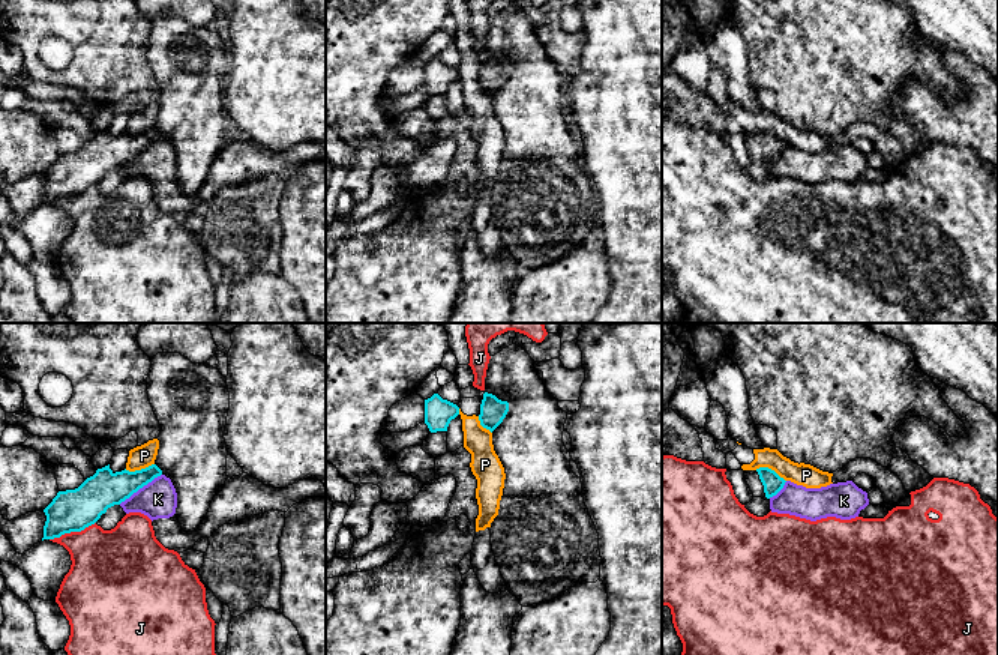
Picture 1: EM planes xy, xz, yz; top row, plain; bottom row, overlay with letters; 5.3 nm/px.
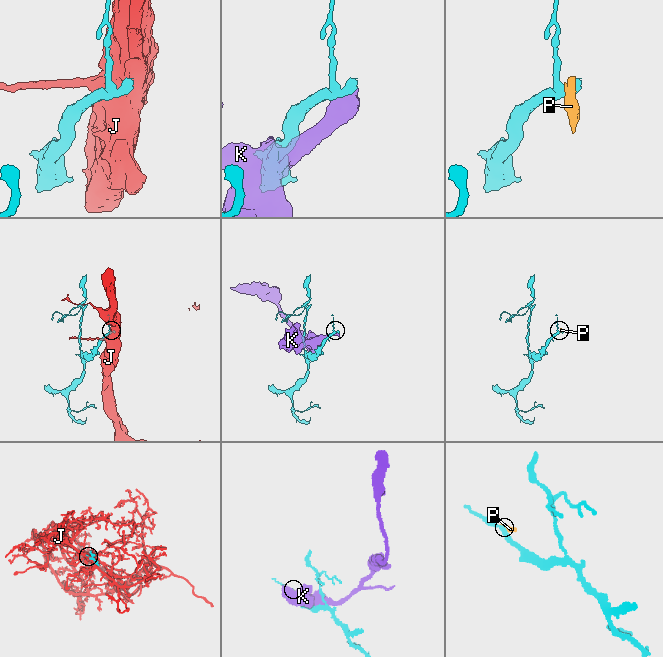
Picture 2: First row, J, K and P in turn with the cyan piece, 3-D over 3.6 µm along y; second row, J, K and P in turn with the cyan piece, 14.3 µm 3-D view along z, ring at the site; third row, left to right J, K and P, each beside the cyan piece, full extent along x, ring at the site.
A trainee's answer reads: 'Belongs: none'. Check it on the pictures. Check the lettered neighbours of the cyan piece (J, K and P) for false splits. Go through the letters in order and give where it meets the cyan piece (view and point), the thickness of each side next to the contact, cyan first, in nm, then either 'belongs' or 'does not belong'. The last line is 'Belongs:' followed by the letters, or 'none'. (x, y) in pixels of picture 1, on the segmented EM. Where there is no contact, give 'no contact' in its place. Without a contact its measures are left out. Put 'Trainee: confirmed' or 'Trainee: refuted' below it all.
J: xy (72, 531) | 220/360 nm | does not belong
K: xy (140, 487) | 200/200 nm | does not belong
P: yz (770, 469) | 100/120 nm | does not belong
Belongs: none
Trainee: confirmed

